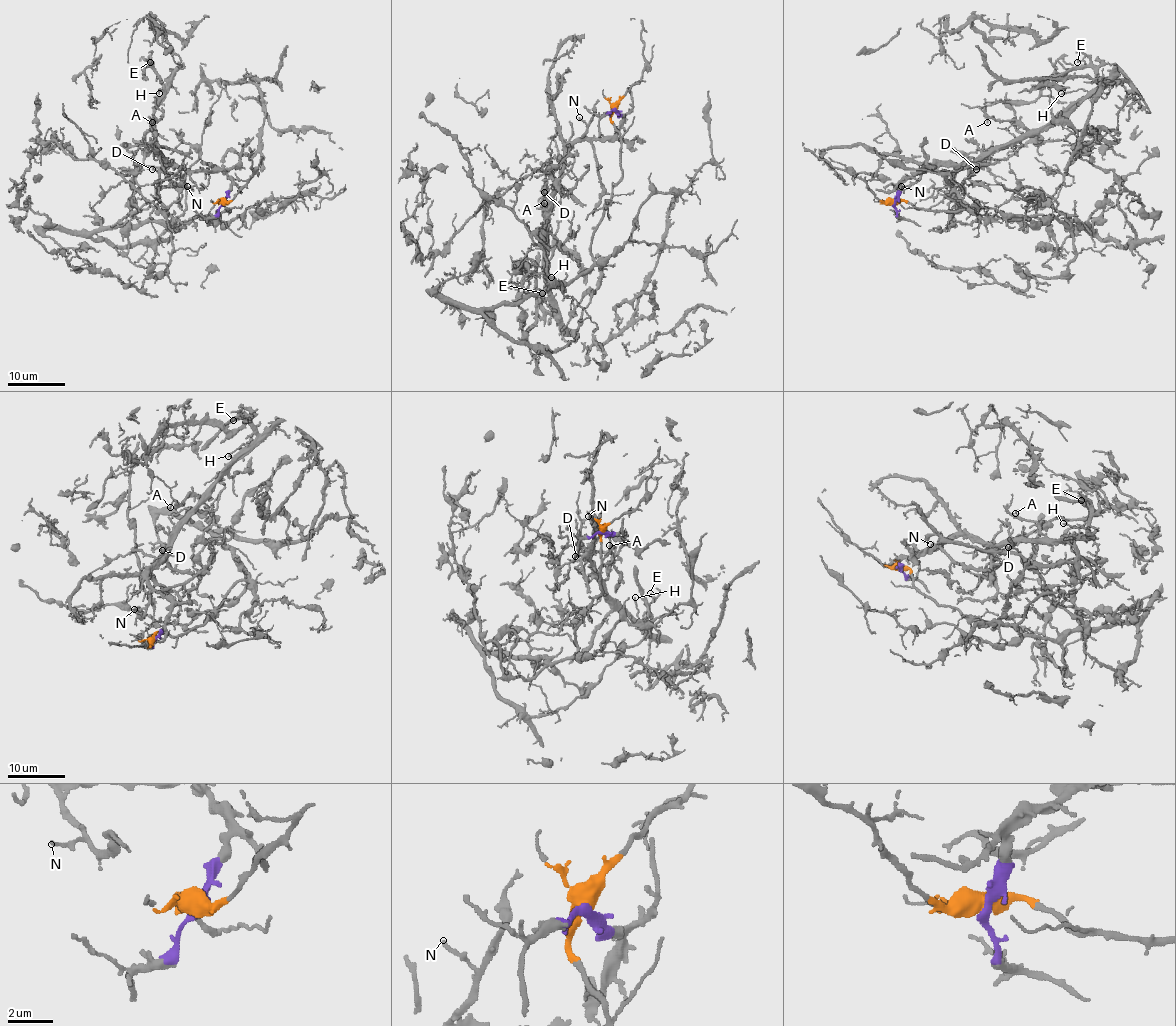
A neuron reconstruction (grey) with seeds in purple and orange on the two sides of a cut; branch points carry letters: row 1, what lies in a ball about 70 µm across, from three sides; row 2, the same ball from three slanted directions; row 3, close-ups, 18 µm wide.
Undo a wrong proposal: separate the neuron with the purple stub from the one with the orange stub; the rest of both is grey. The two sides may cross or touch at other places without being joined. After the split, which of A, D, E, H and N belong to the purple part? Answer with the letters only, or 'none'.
A, D, E, H, N

